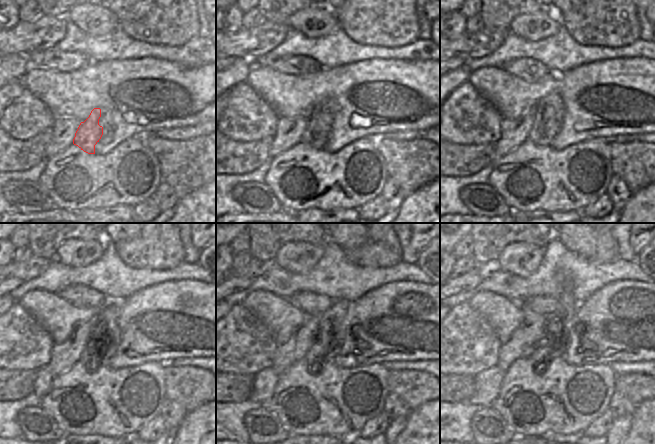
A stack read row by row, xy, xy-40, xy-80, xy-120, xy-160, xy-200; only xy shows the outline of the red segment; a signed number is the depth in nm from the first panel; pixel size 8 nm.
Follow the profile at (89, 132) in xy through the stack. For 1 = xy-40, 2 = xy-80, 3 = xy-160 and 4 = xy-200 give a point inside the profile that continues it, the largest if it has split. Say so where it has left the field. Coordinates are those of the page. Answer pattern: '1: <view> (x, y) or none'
1: xy-40 (316, 134)
2: xy-80 (551, 108)
3: xy-160 (331, 320)
4: xy-200 (558, 322)

